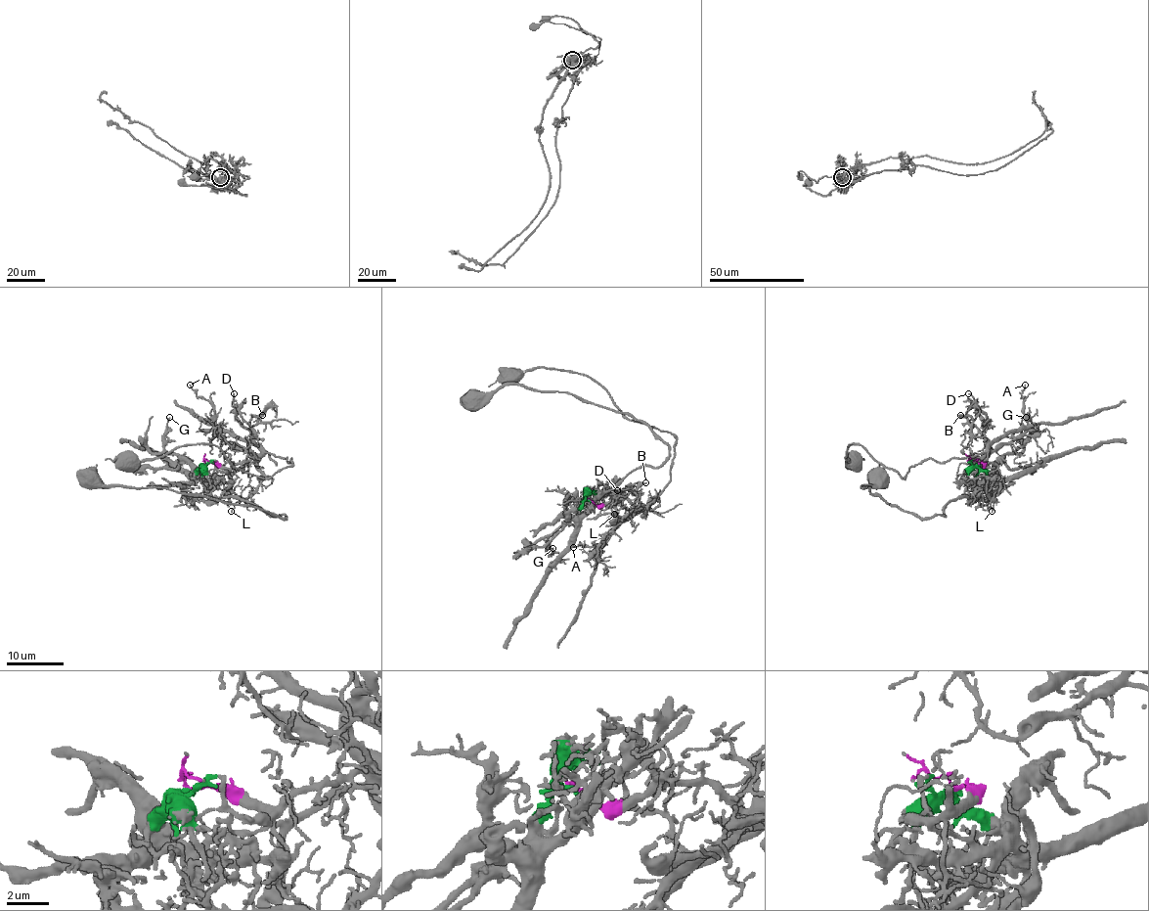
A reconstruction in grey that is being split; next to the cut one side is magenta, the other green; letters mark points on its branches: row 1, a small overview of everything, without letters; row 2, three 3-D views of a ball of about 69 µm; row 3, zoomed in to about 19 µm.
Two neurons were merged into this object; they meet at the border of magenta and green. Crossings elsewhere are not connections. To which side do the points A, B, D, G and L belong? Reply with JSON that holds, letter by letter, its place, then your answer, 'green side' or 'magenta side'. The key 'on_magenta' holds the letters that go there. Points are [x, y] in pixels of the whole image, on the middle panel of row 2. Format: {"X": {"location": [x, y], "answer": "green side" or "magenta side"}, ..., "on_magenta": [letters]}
{"A": {"location": [573, 547], "answer": "magenta side"}, "B": {"location": [645, 482], "answer": "magenta side"}, "D": {"location": [617, 490], "answer": "magenta side"}, "G": {"location": [552, 548], "answer": "green side"}, "L": {"location": [614, 514], "answer": "magenta side"}, "on_magenta": ["A", "B", "D", "L"]}

